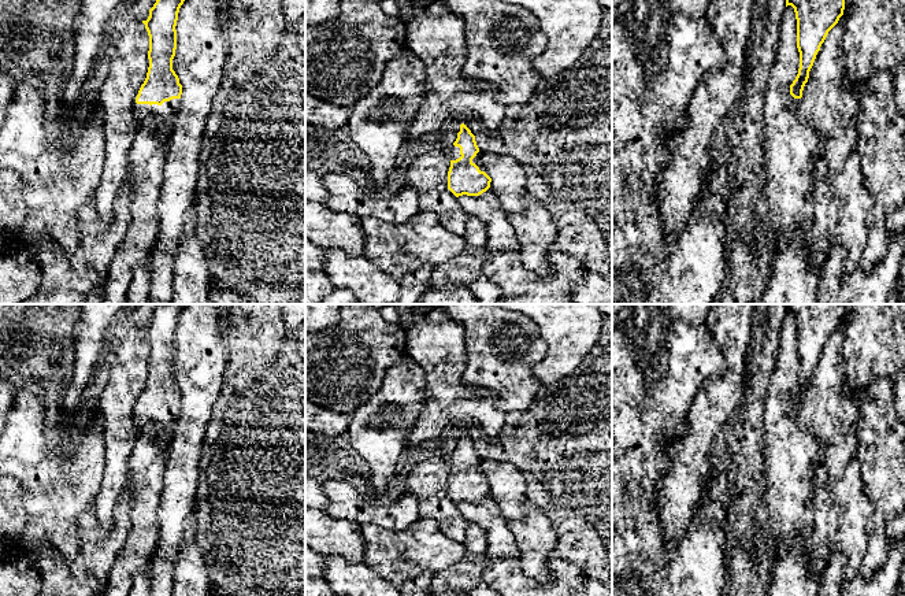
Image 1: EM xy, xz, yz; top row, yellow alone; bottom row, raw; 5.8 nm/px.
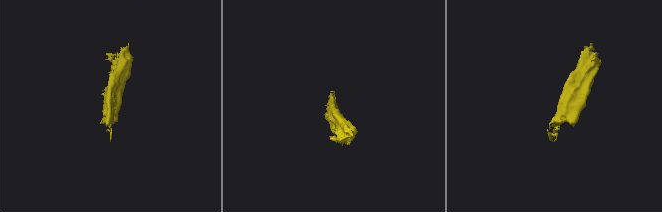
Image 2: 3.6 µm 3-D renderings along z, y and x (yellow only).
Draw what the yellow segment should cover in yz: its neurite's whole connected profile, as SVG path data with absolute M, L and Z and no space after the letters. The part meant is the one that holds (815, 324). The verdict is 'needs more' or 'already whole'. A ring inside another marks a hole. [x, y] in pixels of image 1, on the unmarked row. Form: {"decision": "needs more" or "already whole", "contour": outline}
{"decision": "already whole", "contour": "M785 304L785 307L786 314L791 312L795 319L800 359L800 375L790 392L790 401L801 406L821 351L843 322L845 304Z"}

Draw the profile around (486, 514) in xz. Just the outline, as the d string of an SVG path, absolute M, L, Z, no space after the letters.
M487 496L479 503L459 503L457 508L468 523L478 525L487 537L487 556L493 559L519 558L520 549L497 503Z

